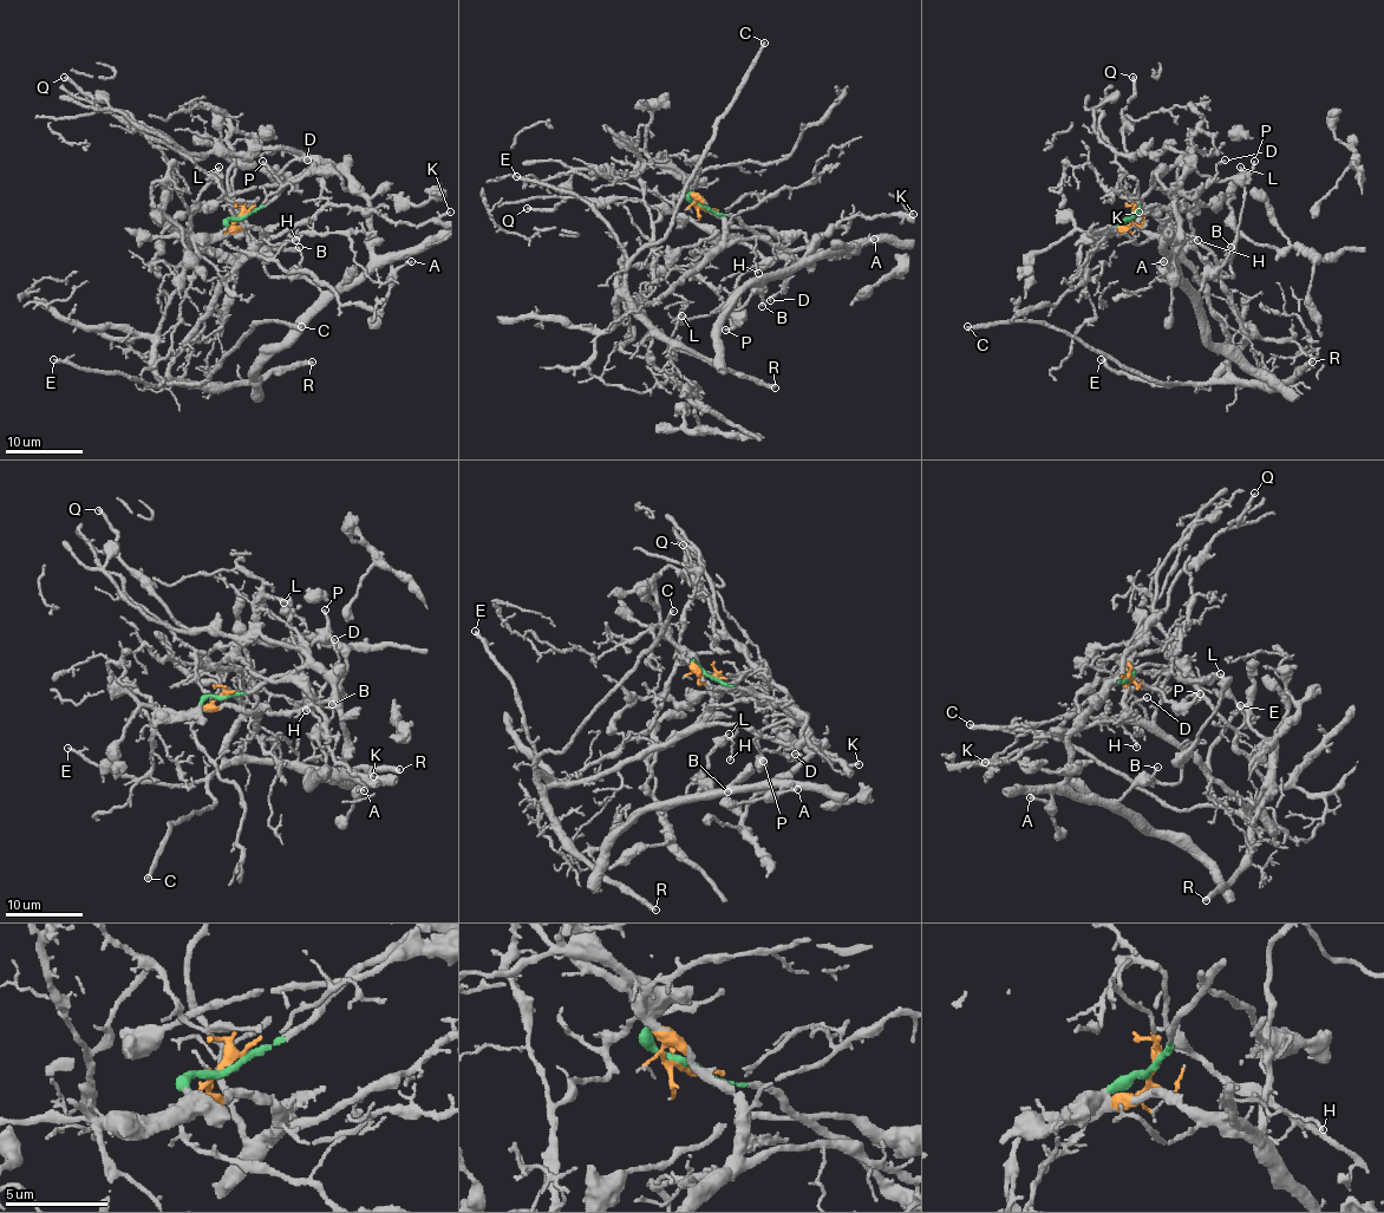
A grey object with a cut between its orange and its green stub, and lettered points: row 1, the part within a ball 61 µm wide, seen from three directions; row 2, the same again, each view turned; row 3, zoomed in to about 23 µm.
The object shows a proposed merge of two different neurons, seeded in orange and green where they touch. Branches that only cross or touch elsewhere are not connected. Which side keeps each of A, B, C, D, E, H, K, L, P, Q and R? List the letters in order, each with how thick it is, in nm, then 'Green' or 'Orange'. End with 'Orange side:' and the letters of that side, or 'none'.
A: Thickness 140 nm. Green
B: Thickness 160 nm. Green
C: Thickness 320 nm. Orange
D: Thickness 190 nm. Orange
E: Thickness 320 nm. Orange
H: Thickness 150 nm. Orange
K: Thickness 200 nm. Orange
L: Thickness 360 nm. Green
P: Thickness 200 nm. Green
Q: Thickness 280 nm. Green
R: Thickness 400 nm. Orange
Orange side: C, D, E, H, K, R

